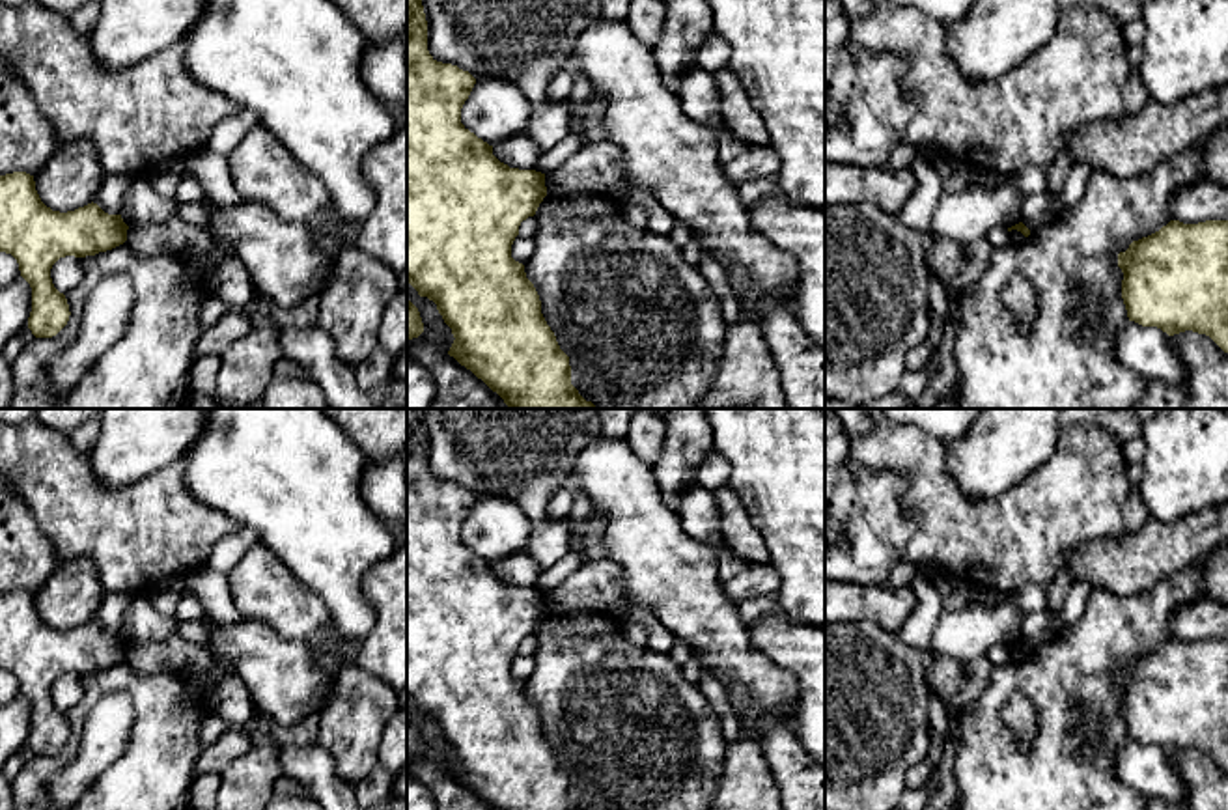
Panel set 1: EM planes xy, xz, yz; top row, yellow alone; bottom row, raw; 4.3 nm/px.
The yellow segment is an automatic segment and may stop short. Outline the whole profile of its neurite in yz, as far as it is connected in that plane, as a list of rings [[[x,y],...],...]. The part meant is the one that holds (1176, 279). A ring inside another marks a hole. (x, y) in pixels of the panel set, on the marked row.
[[[1170,220],[1120,252],[1118,267],[1123,272],[1122,299],[1129,321],[1157,327],[1168,336],[1185,330],[1206,334],[1228,353],[1228,220]]]

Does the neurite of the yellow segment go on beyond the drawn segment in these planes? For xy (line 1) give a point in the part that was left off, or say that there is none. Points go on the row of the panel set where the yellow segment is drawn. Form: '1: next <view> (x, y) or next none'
1: next none

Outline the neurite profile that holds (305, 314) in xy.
[[[312,293],[302,302],[280,308],[274,304],[267,304],[261,299],[261,317],[274,323],[276,327],[312,327],[315,325],[319,315],[319,297]]]

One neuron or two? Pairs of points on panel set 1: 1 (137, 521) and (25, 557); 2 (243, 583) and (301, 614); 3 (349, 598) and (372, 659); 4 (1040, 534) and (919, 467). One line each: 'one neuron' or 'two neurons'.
1: two neurons
2: one neuron
3: two neurons
4: one neuron

